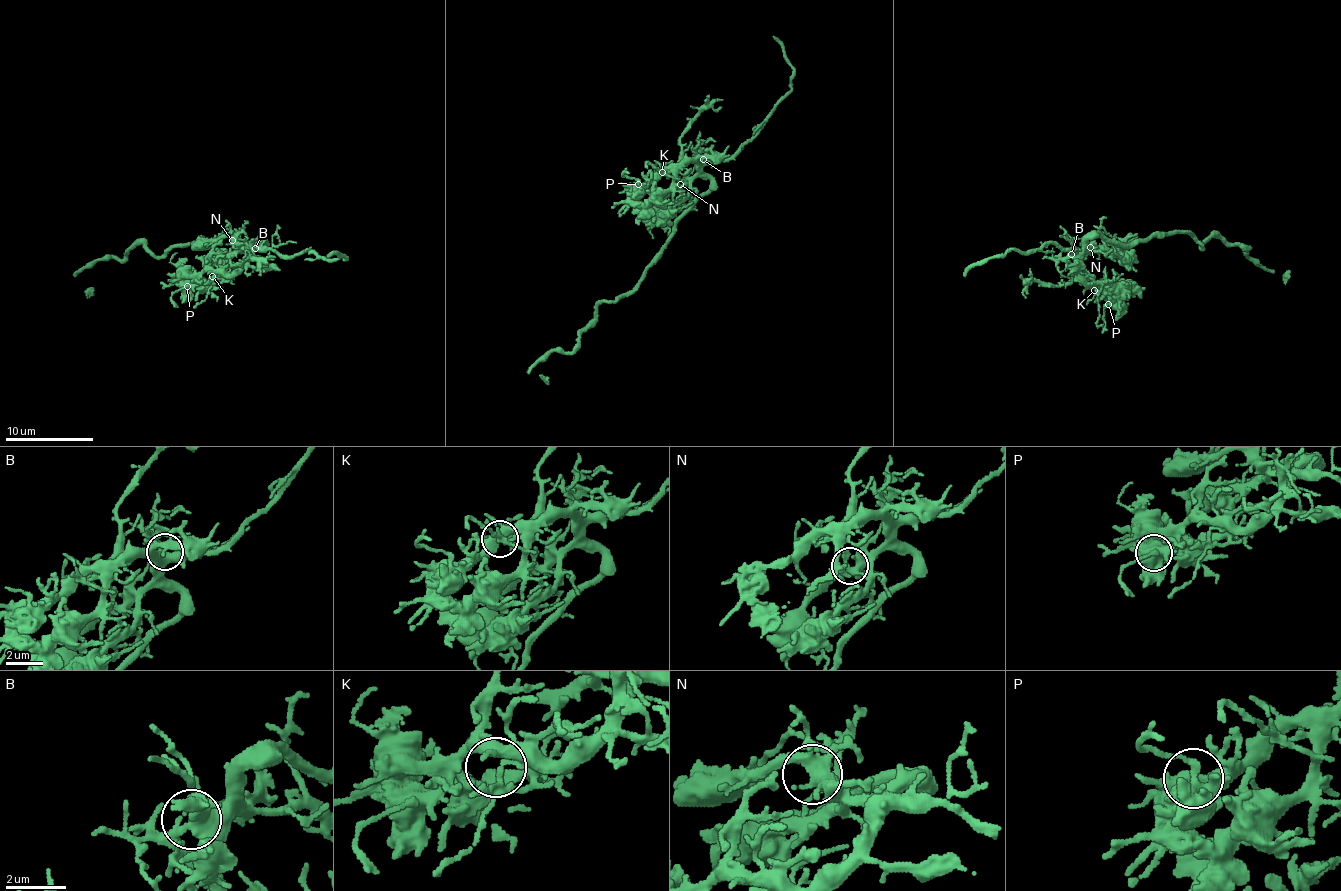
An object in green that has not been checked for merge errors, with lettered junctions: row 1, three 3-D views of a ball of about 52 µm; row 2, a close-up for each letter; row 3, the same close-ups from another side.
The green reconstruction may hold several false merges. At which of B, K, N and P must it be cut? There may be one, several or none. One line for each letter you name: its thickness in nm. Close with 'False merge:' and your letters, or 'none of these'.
False merge: none of these

